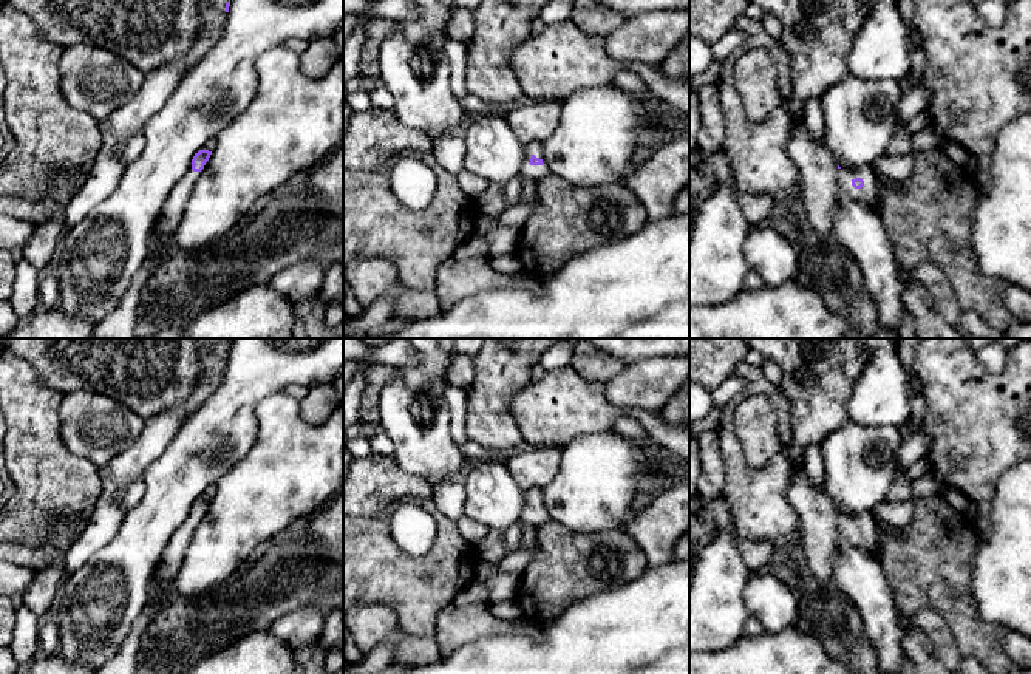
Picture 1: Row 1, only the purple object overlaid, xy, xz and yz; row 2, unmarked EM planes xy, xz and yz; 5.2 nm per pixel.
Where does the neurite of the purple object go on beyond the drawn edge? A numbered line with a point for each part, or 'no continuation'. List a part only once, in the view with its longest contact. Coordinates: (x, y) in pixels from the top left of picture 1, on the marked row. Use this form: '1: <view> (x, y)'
1: xz (496, 198)

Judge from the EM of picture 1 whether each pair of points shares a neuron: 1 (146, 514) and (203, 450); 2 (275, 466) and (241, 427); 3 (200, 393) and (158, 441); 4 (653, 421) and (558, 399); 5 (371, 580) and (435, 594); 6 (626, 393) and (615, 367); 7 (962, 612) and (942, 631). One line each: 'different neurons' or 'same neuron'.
1: same neuron
2: different neurons
3: same neuron
4: same neuron
5: same neuron
6: different neurons
7: different neurons

